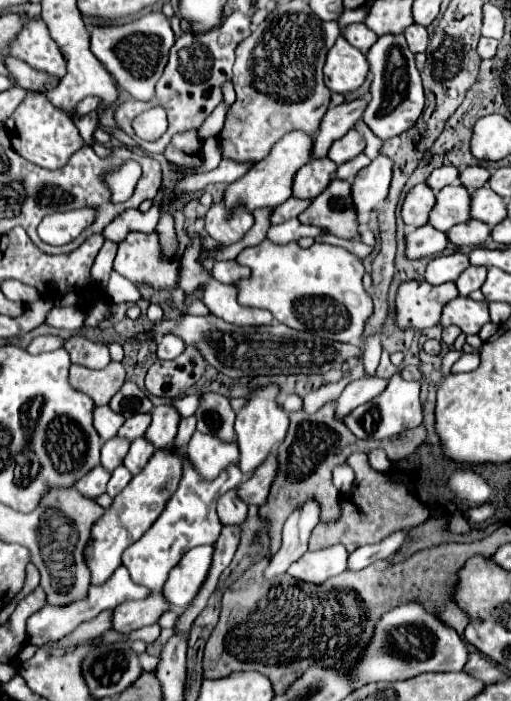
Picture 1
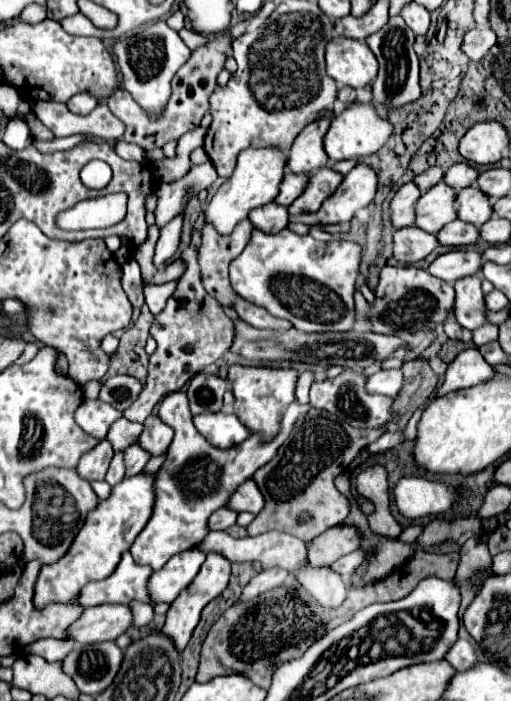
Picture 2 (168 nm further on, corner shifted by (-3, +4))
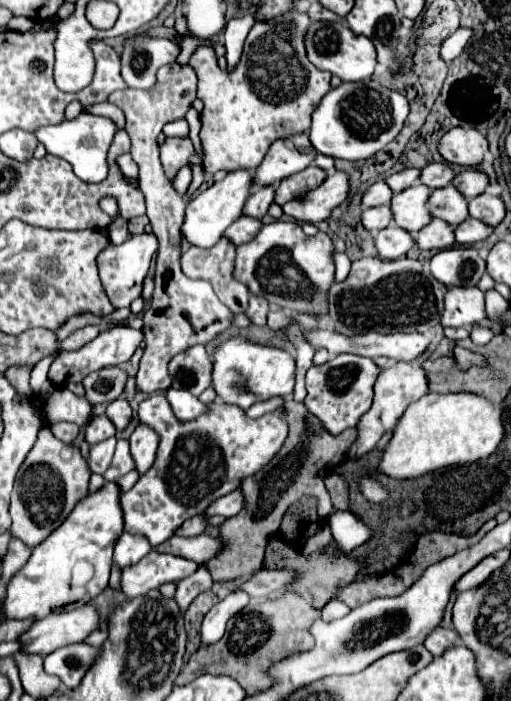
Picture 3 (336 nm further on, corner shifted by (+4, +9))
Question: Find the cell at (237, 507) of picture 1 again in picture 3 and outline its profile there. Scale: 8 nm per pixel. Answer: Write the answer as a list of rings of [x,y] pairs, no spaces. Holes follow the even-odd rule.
[[[201,514],[201,516],[195,516],[195,518],[189,518],[187,522],[183,522],[183,526],[177,530],[179,536],[199,536],[203,534],[207,528],[207,516]]]

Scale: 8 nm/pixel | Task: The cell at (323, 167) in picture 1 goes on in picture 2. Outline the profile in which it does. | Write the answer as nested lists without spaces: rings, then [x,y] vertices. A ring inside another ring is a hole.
[[[286,171],[274,203],[288,207],[302,193],[302,187],[306,187],[306,175],[290,175],[290,171]]]

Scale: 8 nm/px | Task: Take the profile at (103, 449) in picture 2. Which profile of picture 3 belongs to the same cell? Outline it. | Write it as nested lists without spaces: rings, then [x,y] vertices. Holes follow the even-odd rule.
[[[99,414],[99,416],[95,416],[89,424],[87,424],[87,428],[85,428],[85,442],[89,444],[89,446],[95,446],[95,442],[101,442],[101,440],[107,440],[107,438],[111,438],[111,436],[115,436],[115,426],[107,420],[107,416],[105,414]]]

